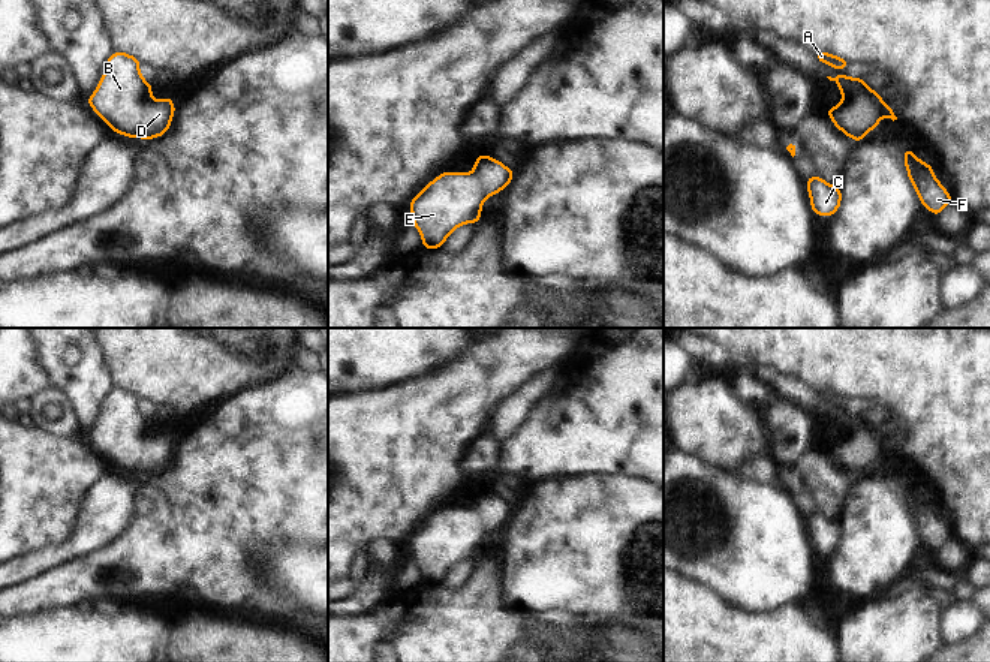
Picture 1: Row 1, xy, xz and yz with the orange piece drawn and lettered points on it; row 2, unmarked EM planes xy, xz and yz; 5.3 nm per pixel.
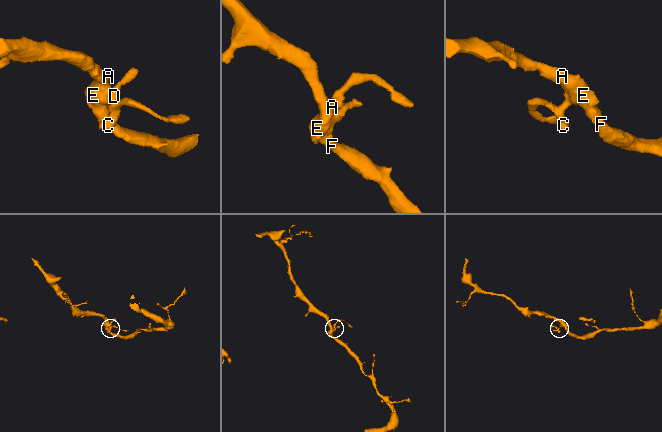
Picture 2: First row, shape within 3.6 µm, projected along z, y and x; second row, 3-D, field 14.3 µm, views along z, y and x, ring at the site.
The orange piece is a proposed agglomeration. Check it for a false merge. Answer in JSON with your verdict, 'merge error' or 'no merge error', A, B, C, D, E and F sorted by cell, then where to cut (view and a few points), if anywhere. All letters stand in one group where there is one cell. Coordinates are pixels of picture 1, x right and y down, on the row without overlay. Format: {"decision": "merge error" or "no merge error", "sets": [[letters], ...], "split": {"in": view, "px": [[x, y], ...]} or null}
{"decision": "no merge error", "sets": [["A", "B", "C", "D", "E", "F"]], "split": null}

